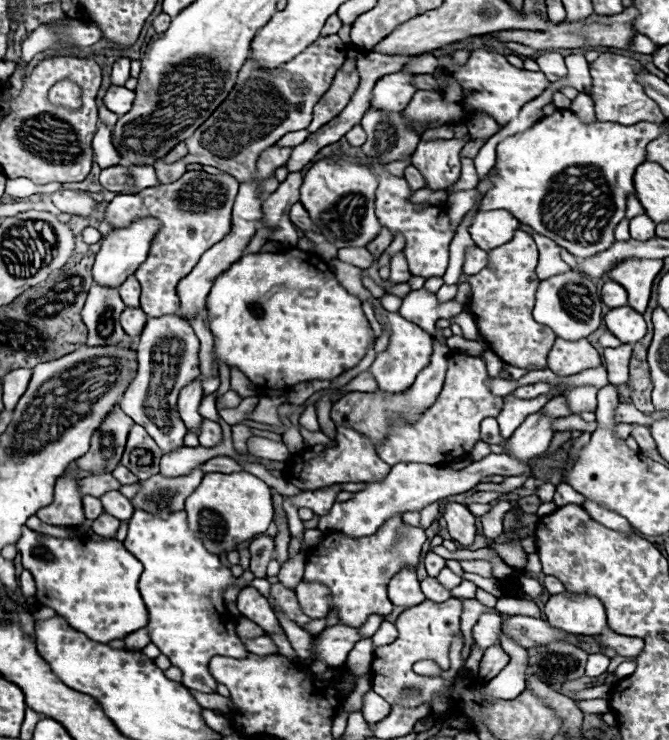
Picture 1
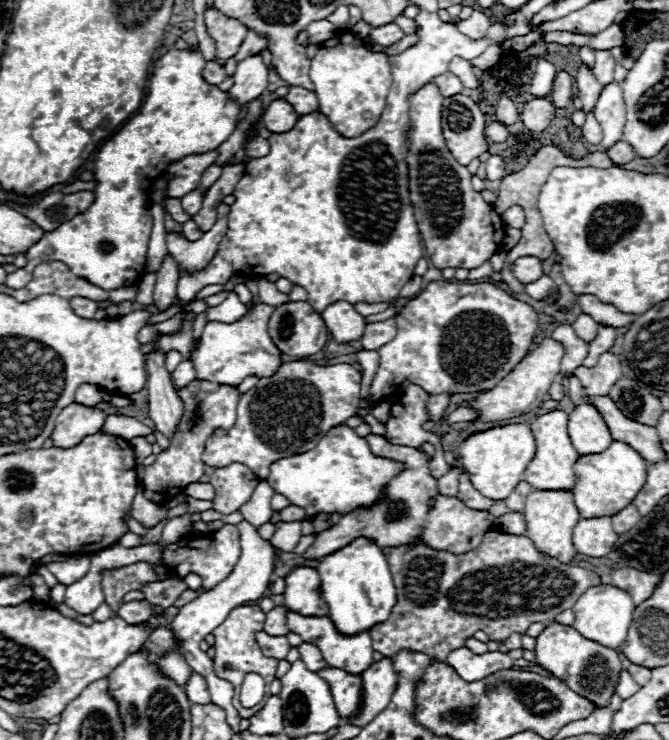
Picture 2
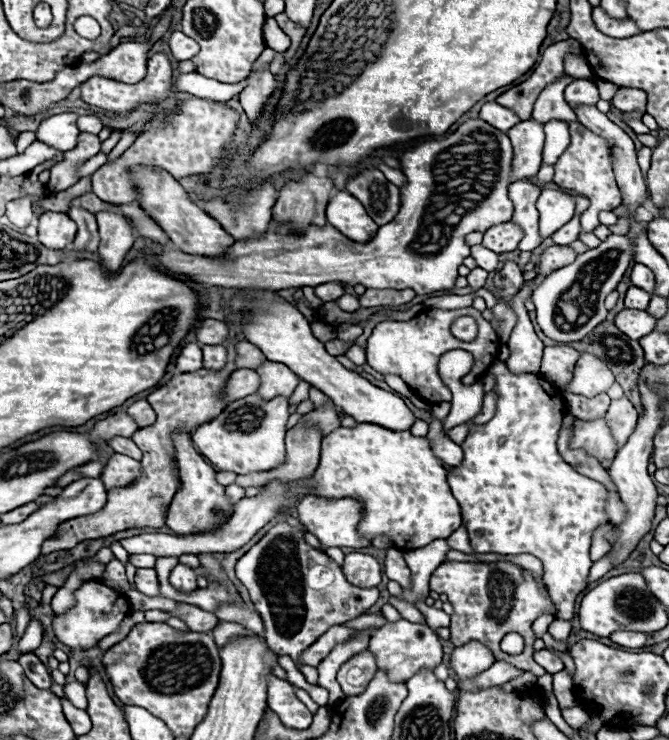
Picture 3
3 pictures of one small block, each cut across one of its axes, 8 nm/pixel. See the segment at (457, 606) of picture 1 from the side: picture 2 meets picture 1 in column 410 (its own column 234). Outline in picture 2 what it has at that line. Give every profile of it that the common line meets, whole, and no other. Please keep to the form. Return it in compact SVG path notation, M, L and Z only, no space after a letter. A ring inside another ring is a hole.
M248 604L236 606L236 608L228 614L228 618L212 632L214 638L216 638L216 644L214 644L216 656L212 658L212 660L214 660L214 672L216 672L218 678L224 678L224 680L232 682L232 686L234 686L234 690L236 690L234 700L232 700L232 706L240 712L242 718L250 718L250 716L254 716L254 714L262 708L260 704L258 704L258 706L252 706L252 708L244 708L244 706L240 704L238 696L240 696L240 686L242 686L244 674L246 674L246 672L256 672L256 674L260 674L260 676L266 680L266 684L270 684L270 682L274 680L276 666L278 666L278 660L266 658L266 656L260 652L260 646L258 646L258 642L256 642L256 632L262 630L264 618L266 618L266 614L264 614L258 606L248 606ZM224 664L230 664L232 668L230 668L230 670L224 670Z

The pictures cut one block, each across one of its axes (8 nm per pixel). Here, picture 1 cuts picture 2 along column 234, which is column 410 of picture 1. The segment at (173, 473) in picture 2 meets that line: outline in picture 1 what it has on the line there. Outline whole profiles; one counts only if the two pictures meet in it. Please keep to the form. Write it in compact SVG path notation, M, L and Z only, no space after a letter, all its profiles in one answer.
M434 338L432 342L432 356L430 356L430 364L418 374L416 382L402 394L390 394L390 392L350 392L346 396L342 396L338 402L332 404L332 410L330 410L330 418L334 422L340 422L340 424L350 424L352 428L356 428L358 432L366 434L374 444L380 444L384 438L386 438L386 432L388 432L388 424L392 418L400 416L408 422L414 422L422 410L426 410L428 406L434 404L436 396L440 394L442 390L442 382L444 382L444 374L446 374L446 360L448 360L448 346L444 342L438 342Z

